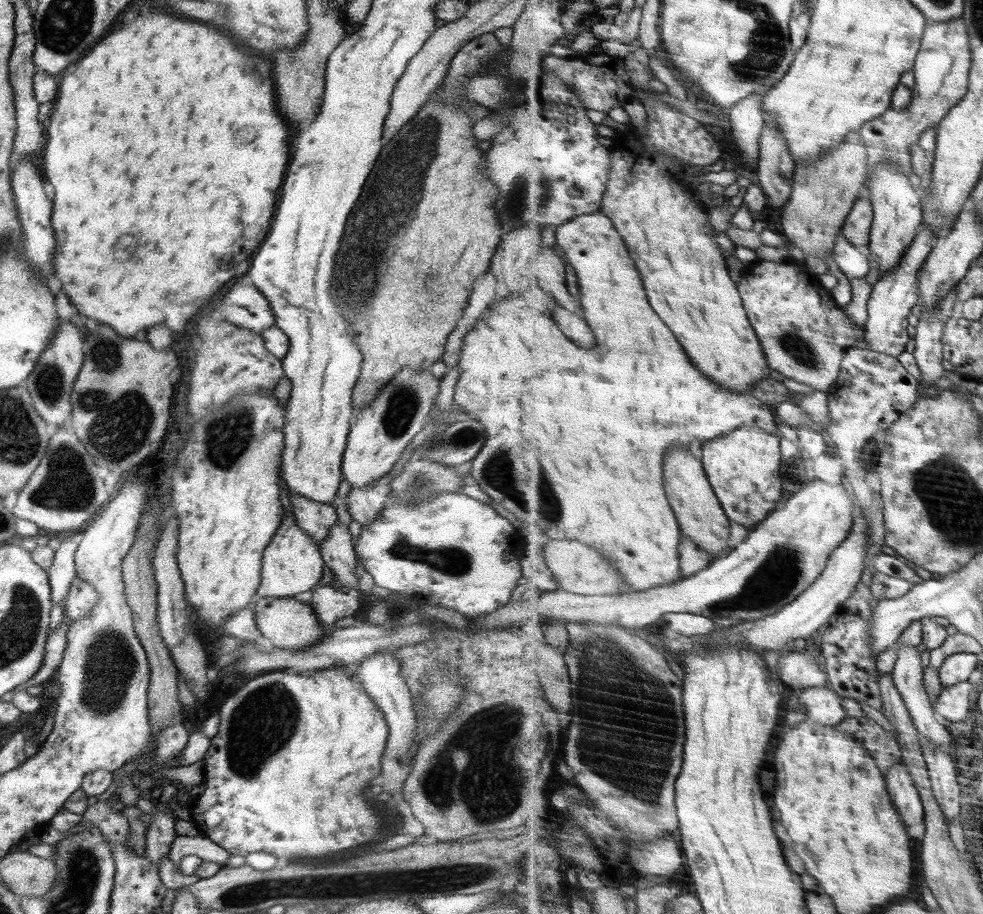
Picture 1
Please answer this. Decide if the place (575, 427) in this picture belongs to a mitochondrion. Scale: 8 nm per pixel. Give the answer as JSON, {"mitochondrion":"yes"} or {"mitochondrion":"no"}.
{"mitochondrion":"no"}

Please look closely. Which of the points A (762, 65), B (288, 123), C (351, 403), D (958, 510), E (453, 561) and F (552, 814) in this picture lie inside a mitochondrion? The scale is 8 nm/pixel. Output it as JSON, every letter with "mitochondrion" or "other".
{"A":"mitochondrion","B":"other","C":"other","D":"mitochondrion","E":"mitochondrion","F":"other"}

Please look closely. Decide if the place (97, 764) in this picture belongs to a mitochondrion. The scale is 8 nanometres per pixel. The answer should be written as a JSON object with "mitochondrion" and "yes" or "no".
{"mitochondrion":"no"}

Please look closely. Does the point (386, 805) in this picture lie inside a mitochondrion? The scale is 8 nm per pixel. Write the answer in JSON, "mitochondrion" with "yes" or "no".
{"mitochondrion":"no"}

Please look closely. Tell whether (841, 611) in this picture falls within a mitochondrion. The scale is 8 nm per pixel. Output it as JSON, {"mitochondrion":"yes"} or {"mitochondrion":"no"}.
{"mitochondrion":"no"}

